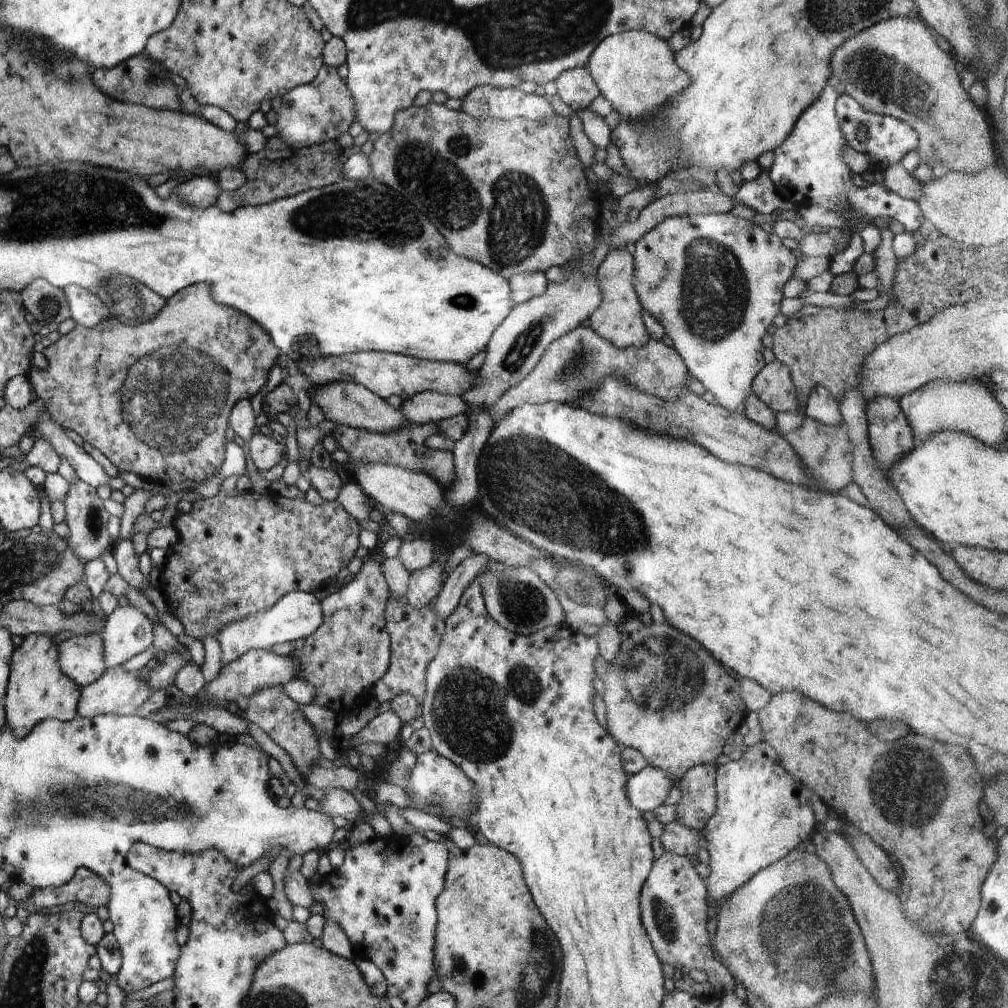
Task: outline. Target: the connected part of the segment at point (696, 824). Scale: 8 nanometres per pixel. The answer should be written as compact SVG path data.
M698 764L688 769L681 780L678 782L680 792L680 802L676 806L676 822L692 828L692 830L702 830L717 808L717 790L715 776L718 765L716 764Z

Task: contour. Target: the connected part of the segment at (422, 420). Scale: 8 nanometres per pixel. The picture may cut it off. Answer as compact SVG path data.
M424 391L409 397L400 404L398 412L407 423L428 424L466 414L468 403L461 395L445 395L440 392Z

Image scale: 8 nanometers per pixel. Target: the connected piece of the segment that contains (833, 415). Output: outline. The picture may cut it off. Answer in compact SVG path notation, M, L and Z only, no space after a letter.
M824 386L812 390L805 406L805 414L830 427L838 427L843 421L838 402L831 398Z

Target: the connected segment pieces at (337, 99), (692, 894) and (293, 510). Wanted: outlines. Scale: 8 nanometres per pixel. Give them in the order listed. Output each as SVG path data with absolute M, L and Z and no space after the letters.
M326 64L320 68L320 72L312 83L296 86L293 90L286 92L282 96L282 109L278 110L276 114L277 120L270 129L270 133L282 139L290 148L296 149L318 145L330 140L337 141L342 134L349 130L352 122L357 120L356 102L354 102L345 80L340 78L336 68Z
M664 852L654 859L650 876L642 886L642 924L652 940L652 946L658 958L678 969L702 970L708 974L708 982L717 995L734 992L736 982L730 970L718 962L712 954L710 936L706 929L708 920L707 888L704 879L694 870L694 866L686 856Z
M235 490L233 496L220 493L211 498L203 498L192 502L192 508L188 513L177 513L173 524L179 532L179 540L173 547L166 551L166 562L160 570L160 586L165 599L168 602L169 613L180 620L184 627L185 634L196 640L203 640L204 637L217 637L217 633L233 621L241 621L249 615L266 611L275 606L288 592L303 591L313 593L321 586L336 579L336 575L347 566L356 554L362 553L359 543L360 525L344 508L340 502L328 501L324 504L313 505L306 499L296 498L292 500L278 493L267 493L258 495L256 492L242 492Z

